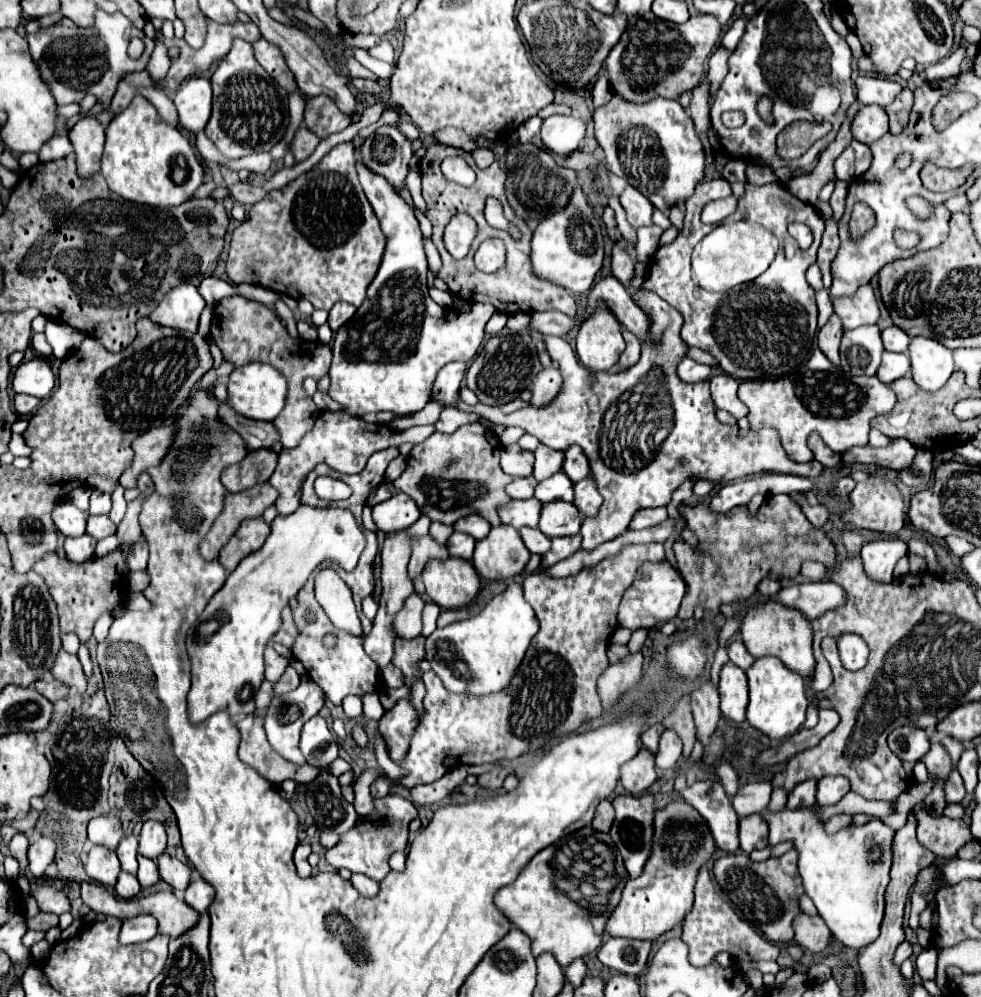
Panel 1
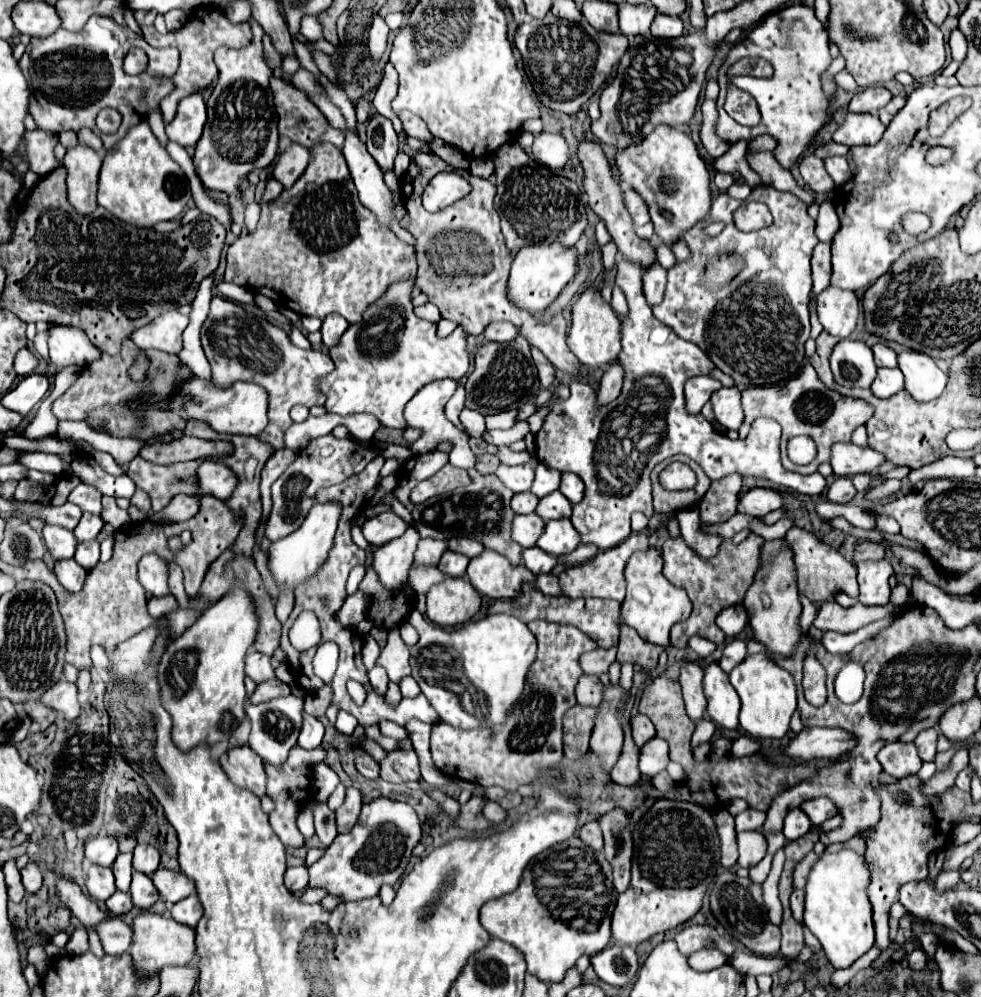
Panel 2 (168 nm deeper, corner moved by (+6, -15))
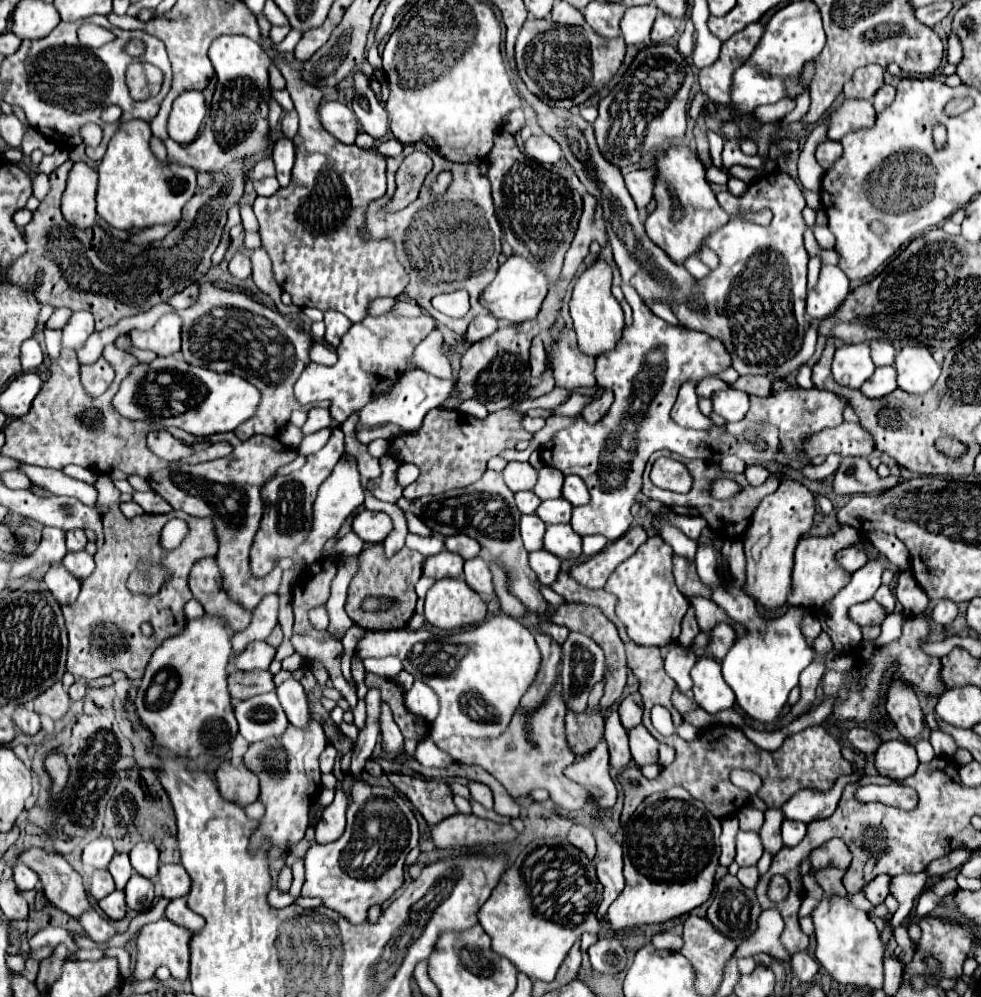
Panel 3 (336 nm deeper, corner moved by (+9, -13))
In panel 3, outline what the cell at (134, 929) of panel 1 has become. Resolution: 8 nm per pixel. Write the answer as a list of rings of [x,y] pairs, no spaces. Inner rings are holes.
[[[96,910],[84,912],[84,914],[78,918],[78,922],[82,924],[86,936],[92,938],[96,944],[104,944],[104,942],[108,942],[108,940],[116,934],[114,926],[112,926],[106,918],[102,918]]]

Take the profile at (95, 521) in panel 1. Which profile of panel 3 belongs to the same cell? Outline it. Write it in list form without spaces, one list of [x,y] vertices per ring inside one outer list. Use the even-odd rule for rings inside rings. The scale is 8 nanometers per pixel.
[[[86,550],[80,552],[68,552],[62,560],[62,564],[66,566],[68,572],[72,572],[76,578],[88,578],[88,574],[92,574],[94,570],[94,556],[88,554]]]

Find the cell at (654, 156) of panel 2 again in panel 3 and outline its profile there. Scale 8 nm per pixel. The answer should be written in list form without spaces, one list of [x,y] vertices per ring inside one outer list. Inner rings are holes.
[[[670,144],[650,162],[656,170],[654,198],[656,210],[646,220],[646,232],[650,240],[660,246],[676,264],[682,264],[688,256],[696,254],[704,242],[704,234],[716,230],[728,222],[728,214],[716,202],[714,192],[706,182],[706,168],[698,154],[686,144]]]

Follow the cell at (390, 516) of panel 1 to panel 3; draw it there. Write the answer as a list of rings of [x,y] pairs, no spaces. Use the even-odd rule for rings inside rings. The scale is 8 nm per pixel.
[[[362,510],[354,516],[352,530],[368,544],[380,544],[392,532],[392,520],[384,512]]]

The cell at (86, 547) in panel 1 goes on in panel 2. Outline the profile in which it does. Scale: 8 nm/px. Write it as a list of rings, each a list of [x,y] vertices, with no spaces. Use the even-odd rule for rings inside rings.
[[[59,560],[55,562],[55,578],[59,580],[59,584],[69,590],[69,592],[79,592],[83,588],[87,570],[79,568],[79,564],[75,560]]]

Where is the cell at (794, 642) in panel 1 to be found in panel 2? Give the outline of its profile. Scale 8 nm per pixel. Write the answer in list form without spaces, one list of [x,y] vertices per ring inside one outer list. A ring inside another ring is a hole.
[[[785,538],[763,542],[761,566],[755,574],[751,588],[745,594],[743,606],[749,612],[749,626],[753,630],[755,640],[765,644],[771,652],[789,654],[797,648],[801,640],[801,630],[799,630],[801,602],[799,602],[799,588],[797,588],[797,576],[795,576],[793,550],[789,548]]]

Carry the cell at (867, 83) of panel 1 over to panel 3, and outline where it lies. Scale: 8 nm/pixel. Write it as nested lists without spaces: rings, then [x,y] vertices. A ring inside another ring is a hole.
[[[866,66],[864,70],[856,70],[856,74],[852,76],[850,82],[844,84],[844,96],[850,98],[850,100],[872,100],[874,94],[882,88],[884,84],[884,78],[882,78],[884,70],[880,66]]]

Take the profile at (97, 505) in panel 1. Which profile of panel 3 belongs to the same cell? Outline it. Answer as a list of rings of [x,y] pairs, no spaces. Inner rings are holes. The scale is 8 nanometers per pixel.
[[[70,530],[66,532],[66,542],[68,542],[68,550],[82,550],[88,540],[84,530]]]

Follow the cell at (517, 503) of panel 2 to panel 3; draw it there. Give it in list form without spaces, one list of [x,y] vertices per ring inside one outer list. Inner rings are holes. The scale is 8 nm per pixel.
[[[516,492],[514,496],[516,496],[516,506],[522,514],[534,514],[542,502],[534,492]]]

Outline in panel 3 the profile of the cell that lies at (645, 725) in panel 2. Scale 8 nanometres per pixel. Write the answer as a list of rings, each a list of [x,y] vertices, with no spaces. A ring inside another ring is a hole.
[[[636,692],[636,694],[630,694],[630,696],[626,696],[624,700],[622,700],[622,704],[620,704],[620,720],[622,720],[622,726],[626,728],[626,730],[632,730],[632,728],[636,728],[636,726],[640,726],[642,724],[642,700],[640,700],[640,694]]]

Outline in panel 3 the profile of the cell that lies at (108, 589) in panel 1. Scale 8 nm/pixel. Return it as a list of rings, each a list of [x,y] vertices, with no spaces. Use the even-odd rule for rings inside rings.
[[[98,476],[98,506],[108,508],[102,514],[104,524],[104,548],[96,552],[96,570],[82,580],[82,590],[76,602],[62,606],[66,618],[70,648],[68,648],[68,672],[76,678],[94,680],[108,676],[112,670],[122,670],[128,678],[140,680],[144,676],[146,664],[152,652],[172,634],[180,634],[186,624],[184,604],[192,598],[188,588],[188,576],[192,566],[206,556],[216,556],[218,536],[212,518],[194,518],[182,510],[172,510],[170,514],[142,514],[136,518],[126,518],[120,512],[121,493],[112,486],[108,476]],[[170,518],[182,518],[188,522],[190,532],[178,550],[166,552],[160,546],[160,532]],[[138,560],[148,560],[150,564],[164,564],[174,572],[174,578],[156,596],[132,596],[126,588],[126,578],[134,570]],[[150,622],[154,634],[150,638],[142,636],[140,624]]]

